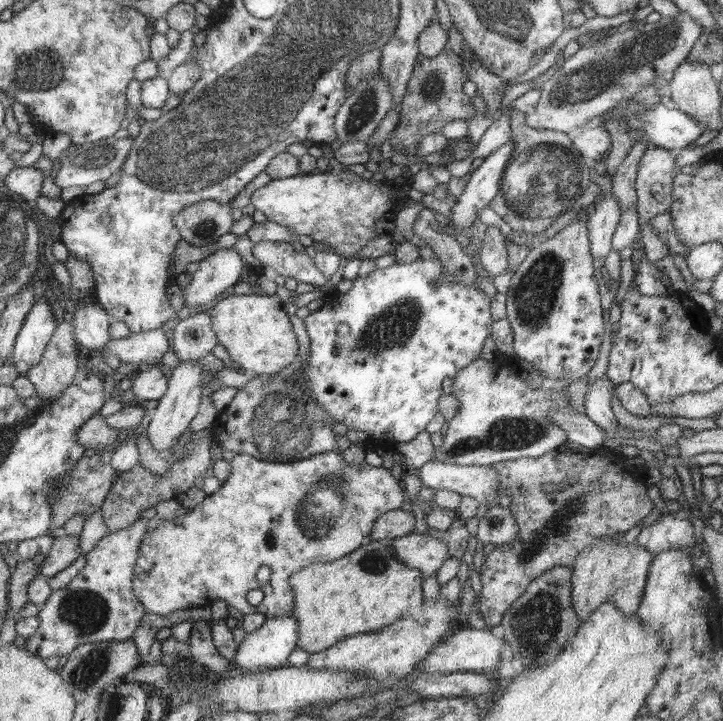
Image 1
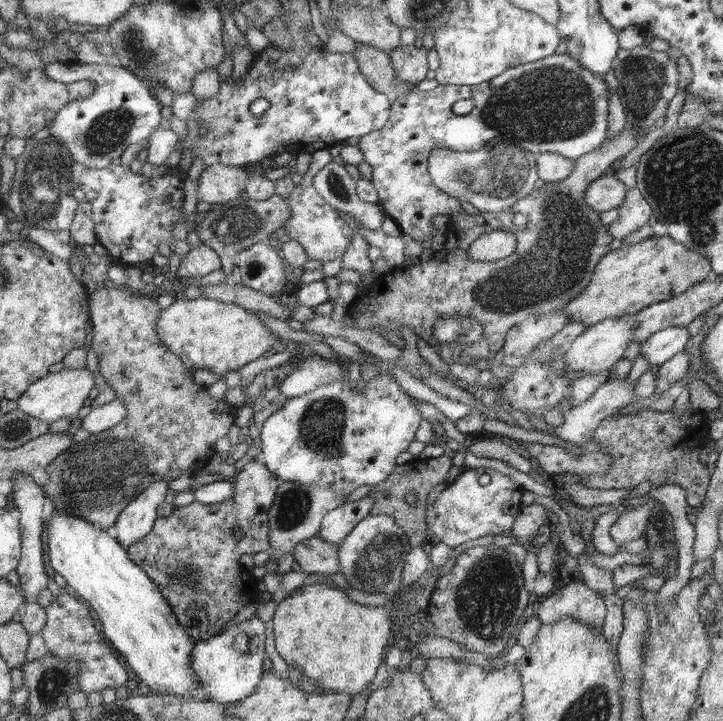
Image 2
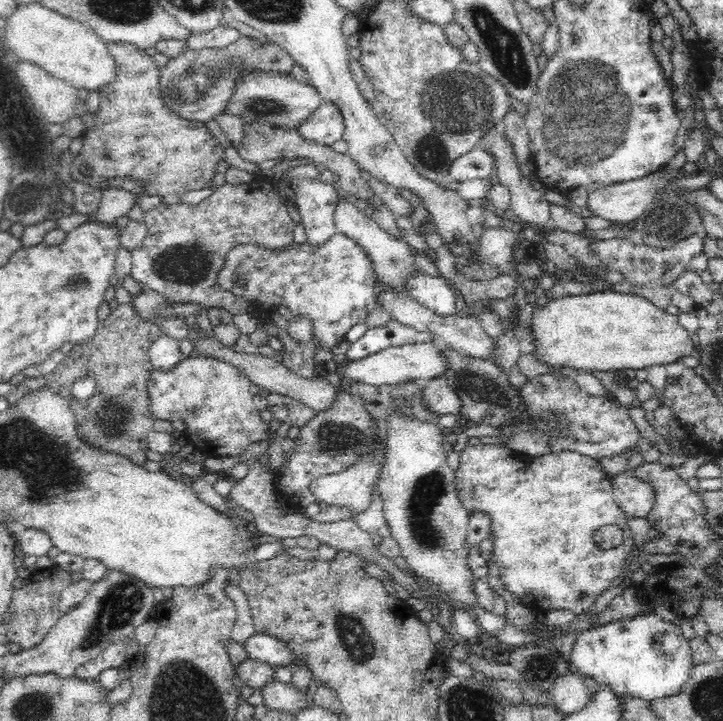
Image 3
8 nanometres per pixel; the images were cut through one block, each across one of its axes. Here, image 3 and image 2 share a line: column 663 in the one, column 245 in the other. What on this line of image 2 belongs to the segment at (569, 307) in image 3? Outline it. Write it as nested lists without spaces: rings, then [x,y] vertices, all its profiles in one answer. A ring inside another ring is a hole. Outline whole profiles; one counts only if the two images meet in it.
[[[204,296],[198,297],[195,299],[184,299],[184,298],[176,298],[175,302],[172,303],[168,308],[162,310],[161,318],[158,318],[157,323],[158,337],[160,340],[170,351],[174,351],[174,354],[182,357],[182,362],[185,362],[185,365],[190,368],[190,370],[200,370],[200,368],[206,368],[209,371],[214,372],[214,374],[226,375],[228,372],[232,372],[232,370],[238,371],[240,368],[244,366],[244,364],[248,364],[248,362],[252,362],[252,360],[256,360],[256,358],[260,358],[266,350],[270,350],[276,342],[281,342],[281,339],[272,332],[270,332],[270,328],[266,328],[264,326],[264,322],[256,316],[256,312],[254,314],[250,314],[248,309],[245,309],[241,306],[236,306],[235,304],[220,302],[220,300],[214,300],[210,298],[206,298]]]

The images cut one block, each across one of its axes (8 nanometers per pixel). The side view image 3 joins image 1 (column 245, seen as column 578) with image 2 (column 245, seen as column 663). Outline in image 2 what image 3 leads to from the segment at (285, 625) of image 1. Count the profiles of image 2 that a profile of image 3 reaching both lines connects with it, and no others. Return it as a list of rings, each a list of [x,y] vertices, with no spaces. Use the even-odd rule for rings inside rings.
[[[260,617],[250,618],[217,634],[216,637],[198,641],[192,656],[190,667],[199,678],[201,689],[208,695],[205,701],[230,705],[249,698],[257,692],[257,687],[263,678],[264,622]]]

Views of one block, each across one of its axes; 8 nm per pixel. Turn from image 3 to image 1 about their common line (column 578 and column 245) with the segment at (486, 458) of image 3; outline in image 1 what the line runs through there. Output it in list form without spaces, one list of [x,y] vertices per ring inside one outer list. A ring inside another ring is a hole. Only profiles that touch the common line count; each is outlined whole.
[[[332,451],[314,455],[313,457],[298,462],[266,462],[264,459],[254,458],[250,454],[234,454],[231,464],[231,473],[223,481],[220,489],[207,496],[201,503],[189,509],[186,516],[177,516],[171,520],[160,520],[158,526],[146,532],[139,546],[139,555],[135,562],[132,575],[133,589],[138,600],[144,605],[146,613],[166,615],[186,612],[186,610],[197,609],[199,606],[211,606],[216,599],[225,600],[227,606],[233,606],[243,615],[261,613],[268,616],[290,616],[293,615],[295,594],[290,583],[293,573],[313,565],[315,562],[334,562],[347,554],[353,553],[360,545],[368,542],[368,536],[372,534],[372,528],[381,514],[400,509],[400,506],[408,500],[408,495],[401,481],[396,480],[390,470],[383,466],[374,467],[365,462],[360,464],[348,463],[341,453]],[[260,566],[269,566],[272,569],[270,581],[263,586],[256,579],[256,572]],[[250,590],[262,590],[263,601],[257,606],[250,605],[246,600],[246,594]]]

